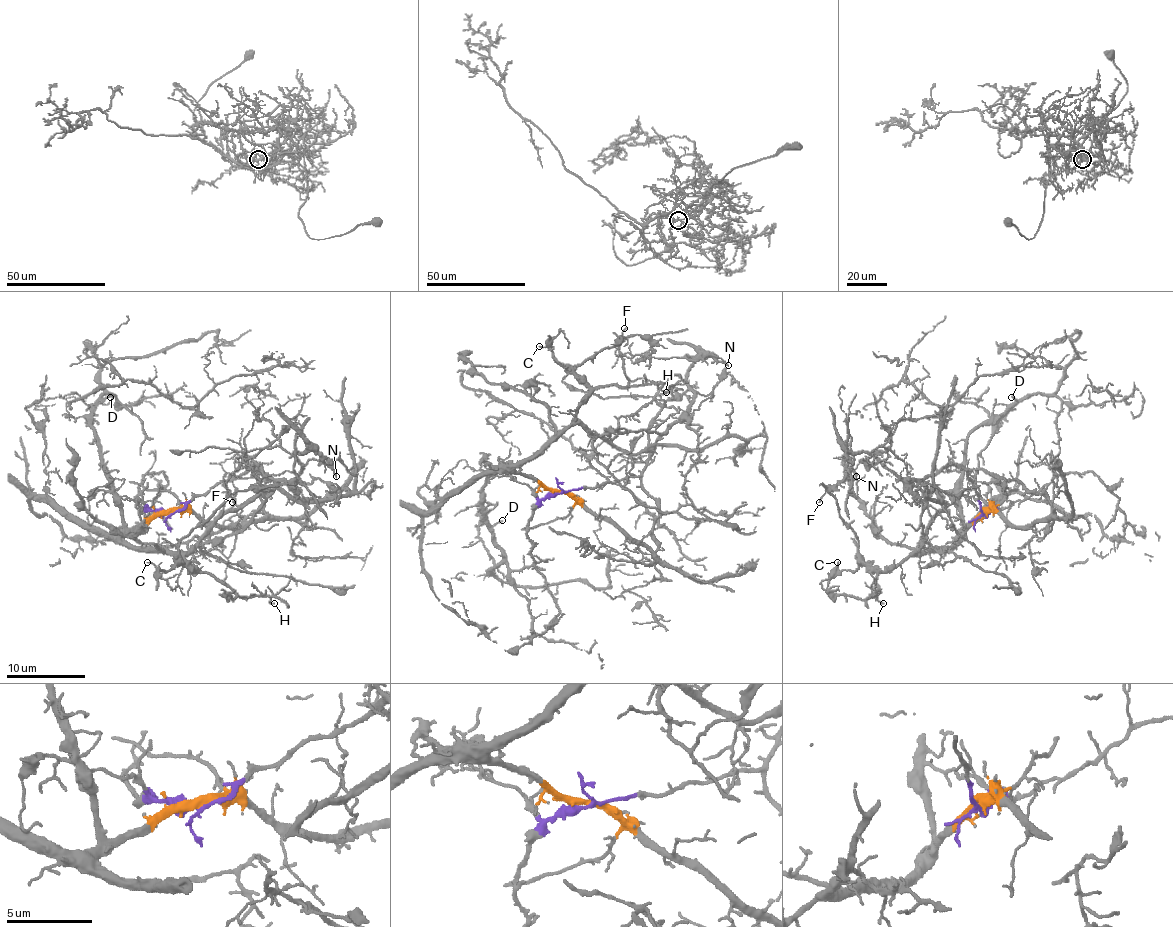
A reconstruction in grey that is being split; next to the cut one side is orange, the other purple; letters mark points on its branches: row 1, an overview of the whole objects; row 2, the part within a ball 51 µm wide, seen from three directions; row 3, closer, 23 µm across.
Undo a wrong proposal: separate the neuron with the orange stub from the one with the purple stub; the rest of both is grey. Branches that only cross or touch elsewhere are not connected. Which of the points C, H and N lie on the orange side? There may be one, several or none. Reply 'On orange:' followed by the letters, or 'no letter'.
On orange: C, H

